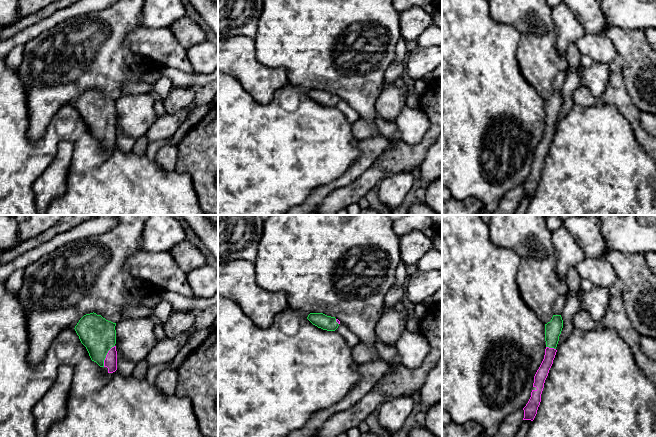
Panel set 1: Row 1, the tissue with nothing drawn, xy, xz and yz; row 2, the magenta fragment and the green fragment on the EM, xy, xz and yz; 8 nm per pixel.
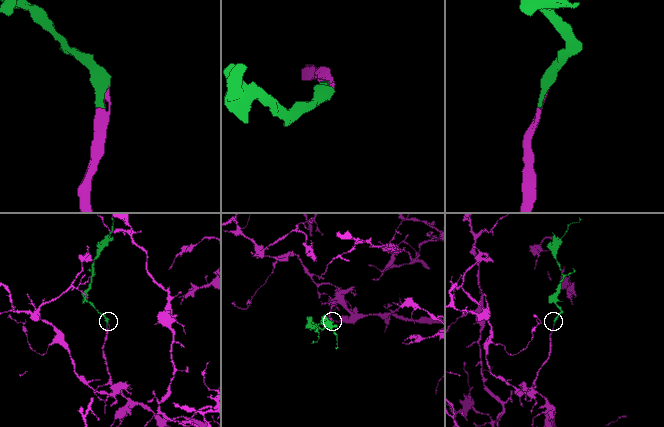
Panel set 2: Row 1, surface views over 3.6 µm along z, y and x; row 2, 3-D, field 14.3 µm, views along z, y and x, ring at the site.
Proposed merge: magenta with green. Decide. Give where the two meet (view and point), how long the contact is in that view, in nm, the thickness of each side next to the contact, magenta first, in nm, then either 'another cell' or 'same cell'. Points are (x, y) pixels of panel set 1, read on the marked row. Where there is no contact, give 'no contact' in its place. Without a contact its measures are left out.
xy (106, 356) | 200 nm | 100/280 nm | same cell

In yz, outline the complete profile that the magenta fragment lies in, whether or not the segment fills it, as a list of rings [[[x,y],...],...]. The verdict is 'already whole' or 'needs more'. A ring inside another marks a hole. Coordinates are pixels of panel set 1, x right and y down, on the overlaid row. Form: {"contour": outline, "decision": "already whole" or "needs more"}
{"contour": [[[553,315],[551,321],[545,324],[545,355],[539,369],[534,376],[533,387],[536,387],[537,389],[532,390],[531,397],[526,406],[523,408],[523,420],[533,421],[537,414],[537,410],[541,402],[541,394],[544,388],[544,383],[557,352],[556,347],[562,328],[563,320],[561,315]]], "decision": "needs more"}

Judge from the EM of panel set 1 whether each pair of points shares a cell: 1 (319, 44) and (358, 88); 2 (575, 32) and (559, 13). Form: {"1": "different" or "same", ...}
{"1": "same", "2": "same"}

